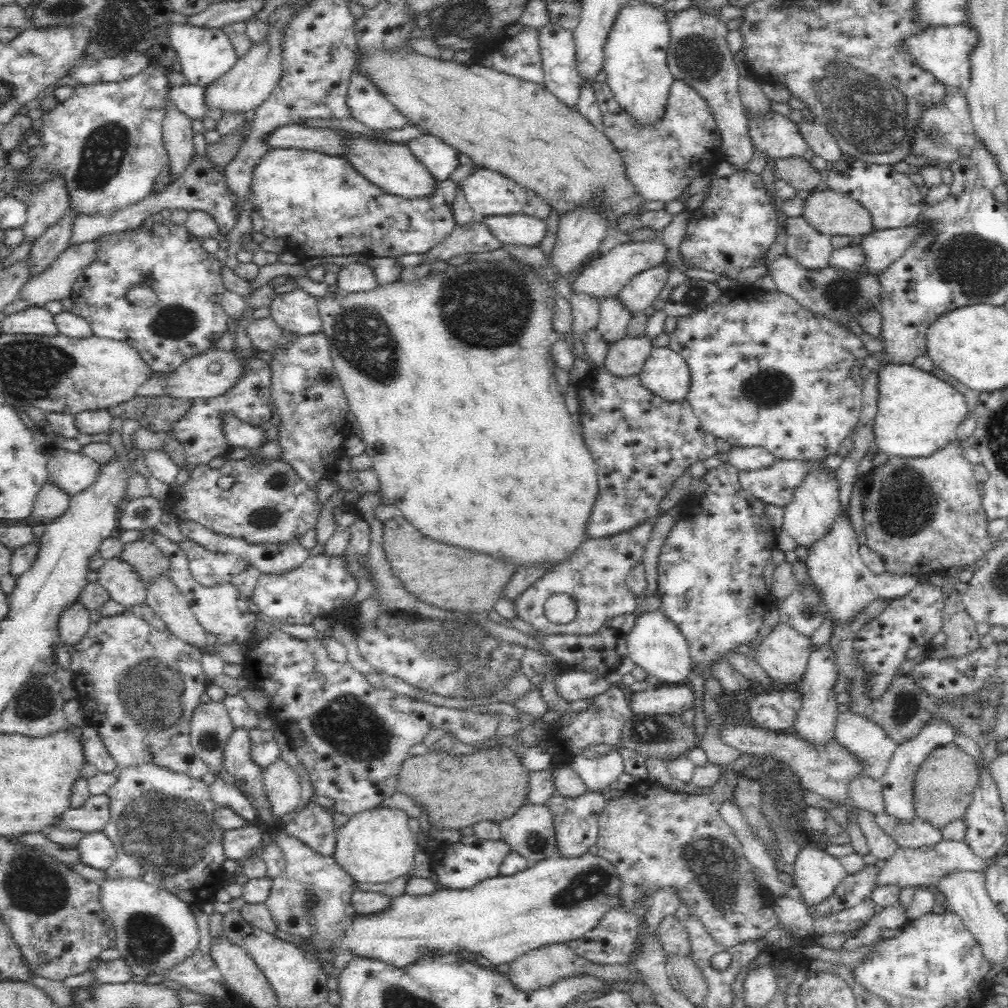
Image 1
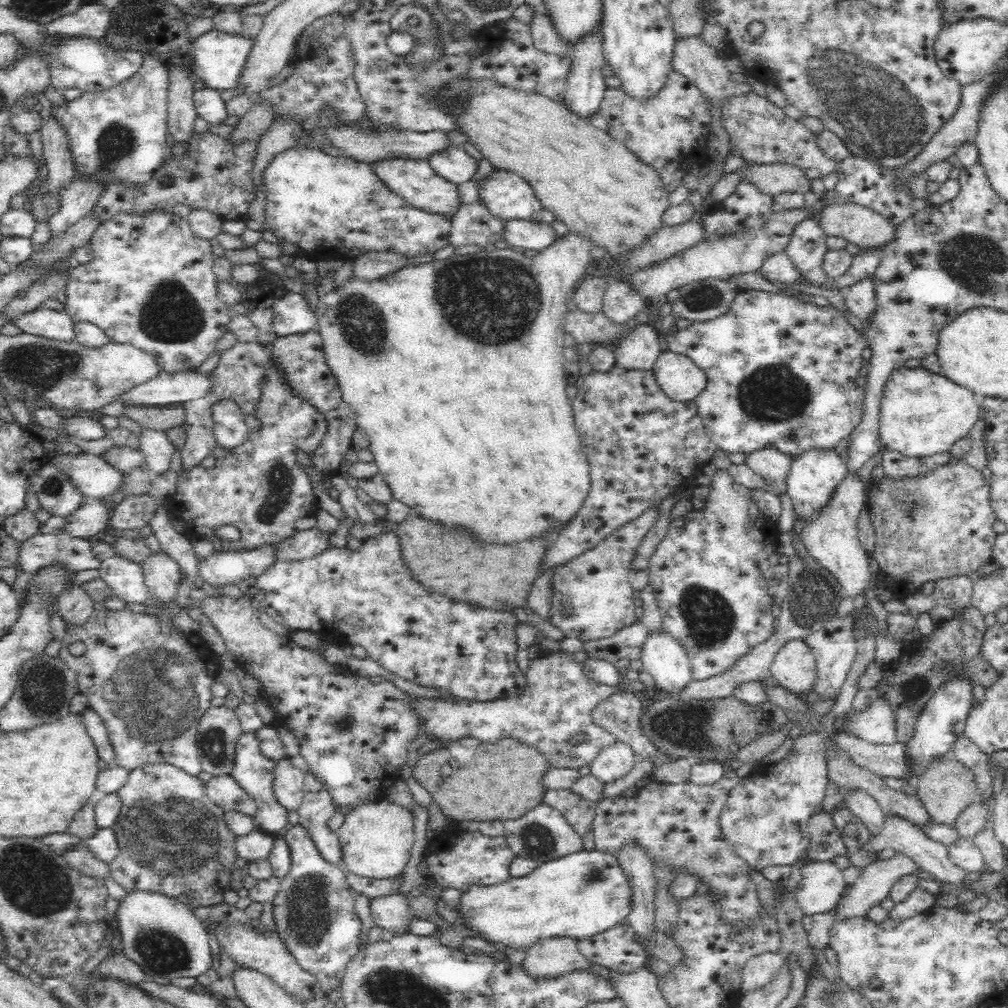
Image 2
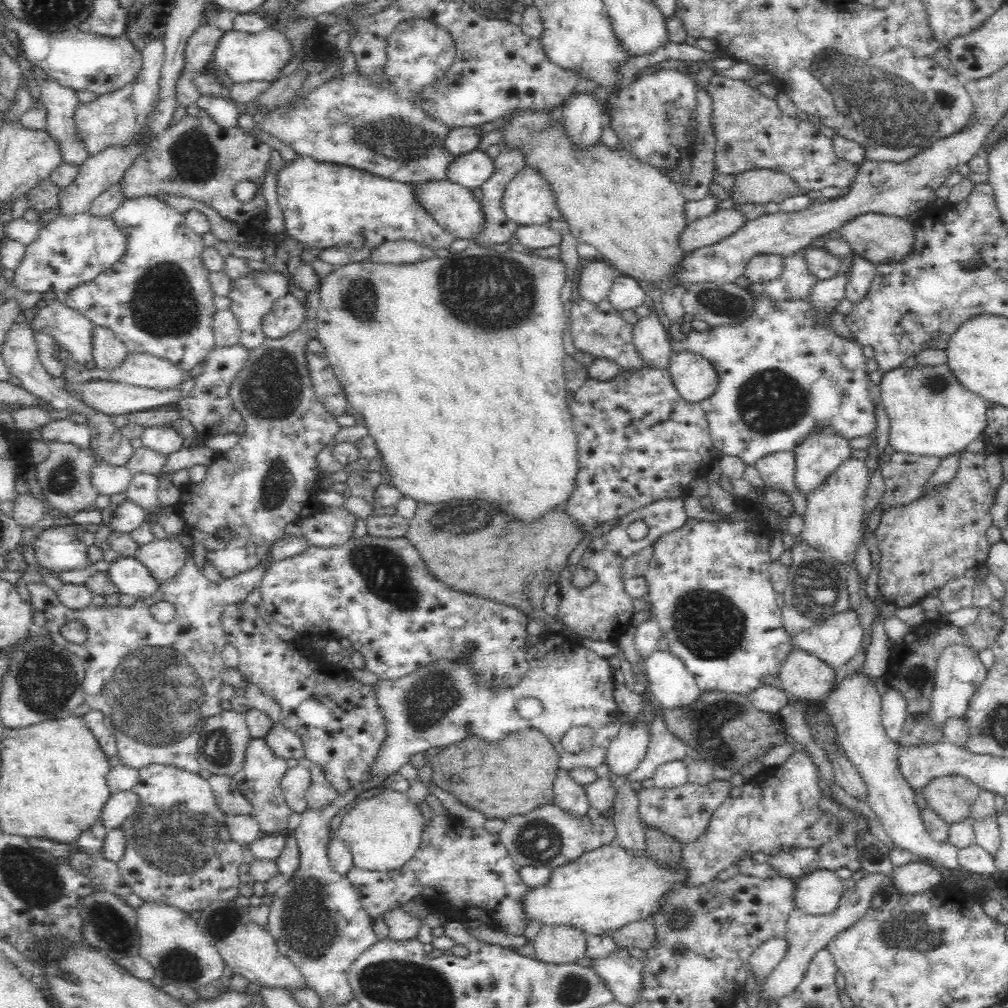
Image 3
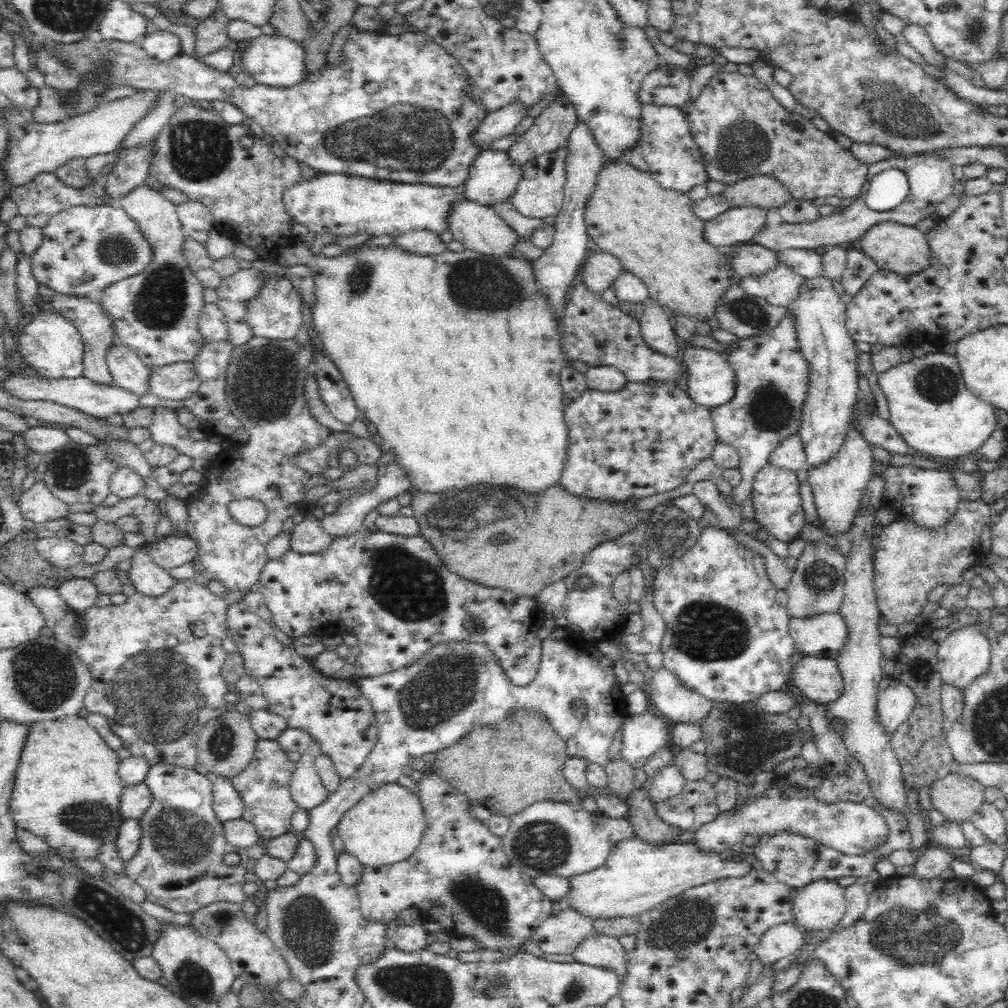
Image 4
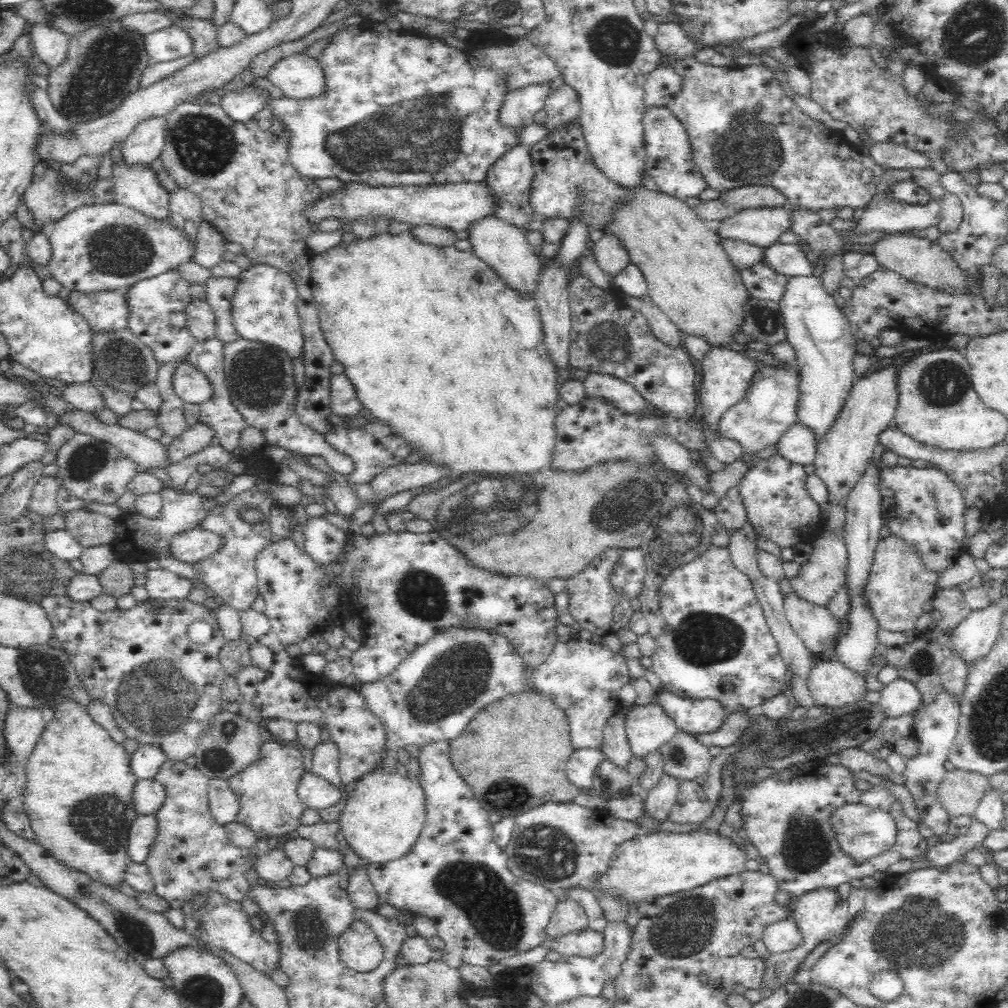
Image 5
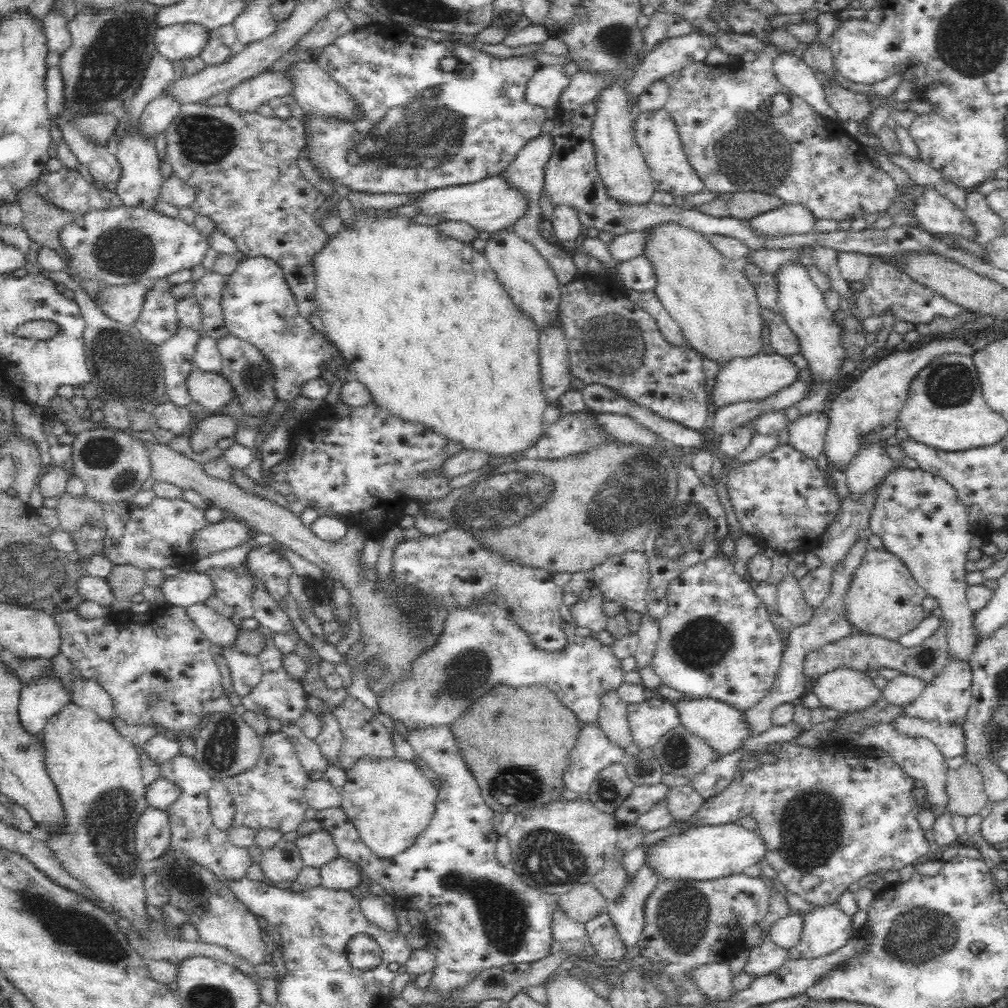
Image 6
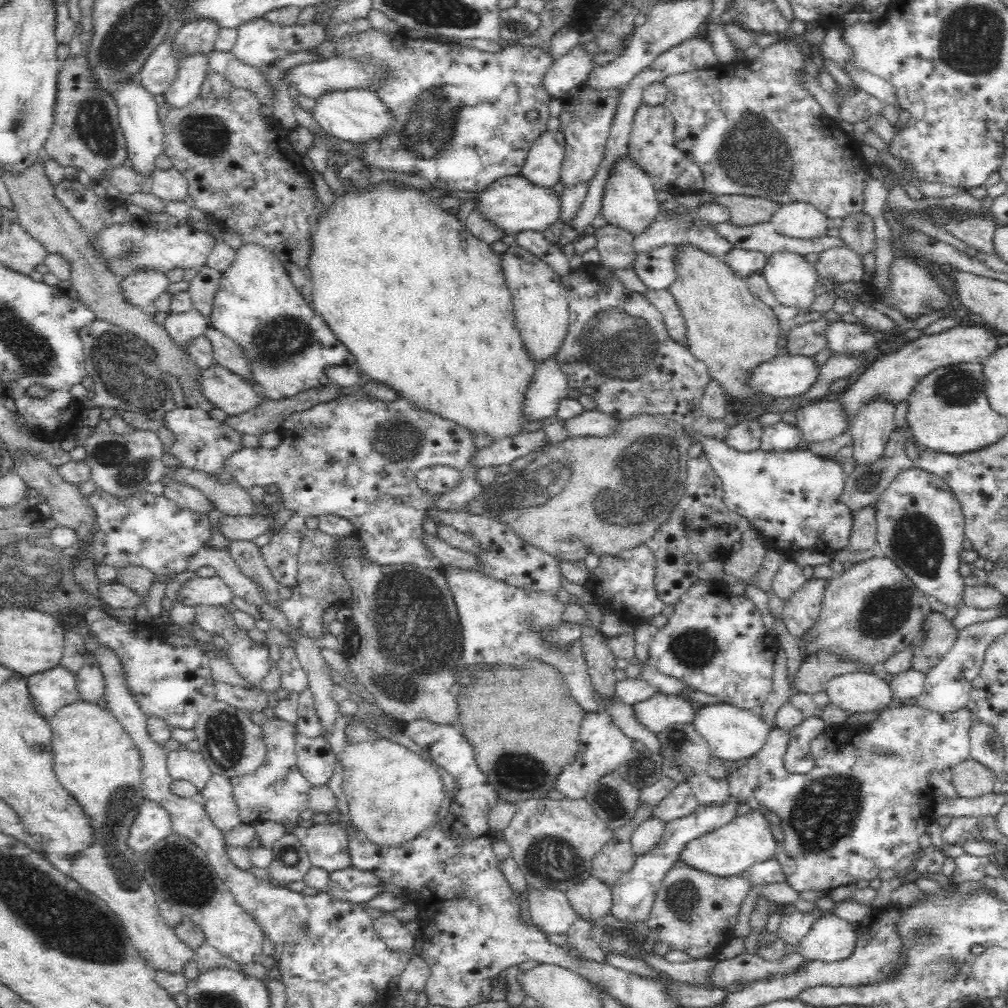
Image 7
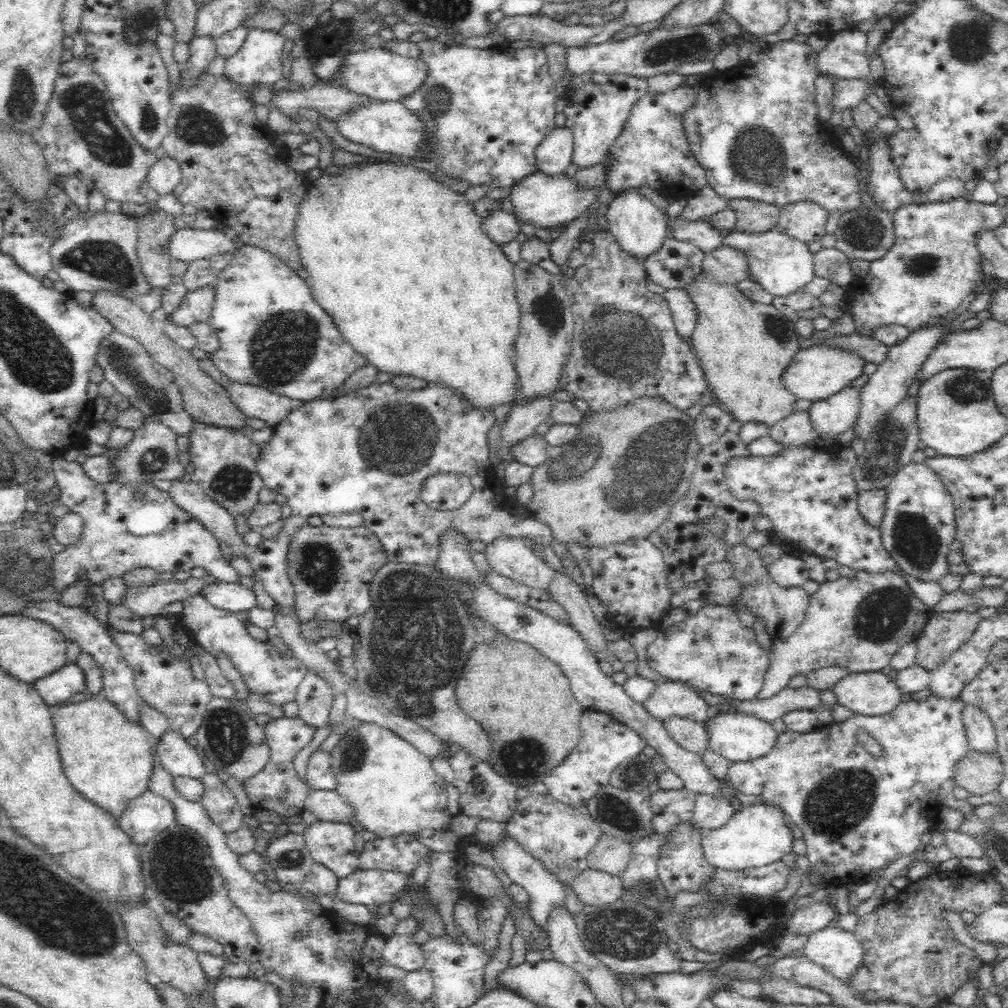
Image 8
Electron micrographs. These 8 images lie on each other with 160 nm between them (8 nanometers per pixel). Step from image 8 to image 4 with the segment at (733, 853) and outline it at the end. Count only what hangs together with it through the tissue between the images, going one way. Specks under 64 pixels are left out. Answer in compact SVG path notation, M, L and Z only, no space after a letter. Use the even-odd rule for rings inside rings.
M635 837L618 842L600 869L573 877L570 894L562 904L564 907L574 907L593 919L637 917L694 886L748 874L755 867L750 862L724 858L720 852L703 850L694 841L653 844Z

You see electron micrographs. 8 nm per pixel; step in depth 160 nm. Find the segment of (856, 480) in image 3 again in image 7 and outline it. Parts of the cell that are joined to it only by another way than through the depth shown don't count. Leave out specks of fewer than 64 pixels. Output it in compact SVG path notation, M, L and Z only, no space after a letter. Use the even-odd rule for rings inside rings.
M968 323L968 326L958 325L940 334L922 335L918 340L910 342L896 353L882 353L872 358L870 363L864 367L856 383L838 394L848 411L848 424L859 407L876 396L890 399L897 405L907 401L921 378L931 374L934 370L958 366L961 363L975 363L983 366L999 350L997 335L997 331L986 324Z

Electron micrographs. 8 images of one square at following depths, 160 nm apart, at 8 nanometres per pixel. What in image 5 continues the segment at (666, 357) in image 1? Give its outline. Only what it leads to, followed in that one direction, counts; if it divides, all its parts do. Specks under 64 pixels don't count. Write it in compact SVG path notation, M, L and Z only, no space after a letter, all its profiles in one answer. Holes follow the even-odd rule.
M712 348L708 357L705 357L701 364L703 378L698 383L698 394L703 411L702 417L714 430L714 435L718 437L720 436L717 432L718 422L722 418L722 414L731 406L747 398L753 386L754 376L765 368L765 364L756 358L748 358L744 354L726 348Z

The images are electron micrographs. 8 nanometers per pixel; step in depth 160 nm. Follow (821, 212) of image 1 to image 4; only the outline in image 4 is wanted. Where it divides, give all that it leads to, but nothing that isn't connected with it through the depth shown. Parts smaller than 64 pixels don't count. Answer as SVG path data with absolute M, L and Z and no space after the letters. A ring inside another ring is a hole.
M882 222L874 225L859 239L862 251L866 253L880 269L890 270L898 275L918 274L932 266L933 254L926 234L914 226L904 226L895 222Z

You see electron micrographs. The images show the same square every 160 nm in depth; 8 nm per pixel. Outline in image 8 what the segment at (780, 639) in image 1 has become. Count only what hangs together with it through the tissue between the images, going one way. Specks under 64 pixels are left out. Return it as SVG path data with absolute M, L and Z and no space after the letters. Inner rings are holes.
M880 671L848 673L832 690L838 703L866 716L888 714L902 702L897 682Z

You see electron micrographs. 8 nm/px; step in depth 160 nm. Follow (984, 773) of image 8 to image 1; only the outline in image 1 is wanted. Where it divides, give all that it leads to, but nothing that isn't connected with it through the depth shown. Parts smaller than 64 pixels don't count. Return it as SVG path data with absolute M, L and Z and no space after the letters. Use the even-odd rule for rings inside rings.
M956 744L933 750L914 778L915 817L931 822L940 829L944 829L949 822L965 817L973 800L978 775L975 760Z

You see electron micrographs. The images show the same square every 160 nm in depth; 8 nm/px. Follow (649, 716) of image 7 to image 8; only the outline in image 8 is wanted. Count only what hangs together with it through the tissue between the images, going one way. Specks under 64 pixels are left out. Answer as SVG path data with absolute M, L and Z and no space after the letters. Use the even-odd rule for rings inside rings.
M670 679L656 681L652 696L650 696L643 705L648 711L650 711L650 713L652 713L652 716L660 720L676 715L705 724L711 718L708 716L708 708L710 704L708 704L708 701L702 697L700 691L694 685Z

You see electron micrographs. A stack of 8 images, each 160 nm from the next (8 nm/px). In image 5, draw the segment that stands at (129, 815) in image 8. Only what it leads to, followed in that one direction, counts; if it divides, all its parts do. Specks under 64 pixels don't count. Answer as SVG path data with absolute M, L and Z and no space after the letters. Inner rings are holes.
M140 814L129 835L128 854L134 863L145 864L150 848L158 837L157 814Z

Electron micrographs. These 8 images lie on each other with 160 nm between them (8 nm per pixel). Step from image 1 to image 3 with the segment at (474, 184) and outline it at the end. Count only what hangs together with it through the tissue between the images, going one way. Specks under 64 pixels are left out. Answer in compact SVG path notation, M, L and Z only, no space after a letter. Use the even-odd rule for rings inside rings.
M527 164L508 184L502 206L506 217L519 225L544 225L560 219L554 187L538 165Z

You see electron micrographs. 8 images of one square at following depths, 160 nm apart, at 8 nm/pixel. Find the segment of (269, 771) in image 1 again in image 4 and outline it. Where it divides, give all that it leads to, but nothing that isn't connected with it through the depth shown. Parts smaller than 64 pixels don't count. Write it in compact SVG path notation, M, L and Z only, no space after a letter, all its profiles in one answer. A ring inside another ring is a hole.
M315 740L308 750L301 754L289 784L293 800L298 803L300 809L307 812L321 806L329 795L313 765L314 759L321 753L320 750L322 745Z

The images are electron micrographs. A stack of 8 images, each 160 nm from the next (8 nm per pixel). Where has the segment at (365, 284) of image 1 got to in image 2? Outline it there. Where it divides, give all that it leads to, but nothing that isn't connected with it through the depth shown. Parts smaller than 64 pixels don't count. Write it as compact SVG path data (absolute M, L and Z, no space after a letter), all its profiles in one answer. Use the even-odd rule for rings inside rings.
M394 250L364 251L352 260L352 274L372 280L383 277L410 264L410 255Z

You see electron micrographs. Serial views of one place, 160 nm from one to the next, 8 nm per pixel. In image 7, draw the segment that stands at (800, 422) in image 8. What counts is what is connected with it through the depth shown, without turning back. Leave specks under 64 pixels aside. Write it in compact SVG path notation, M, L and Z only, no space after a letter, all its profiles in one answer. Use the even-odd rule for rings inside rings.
M778 421L763 429L760 448L765 451L785 451L803 445L802 431L794 424Z

